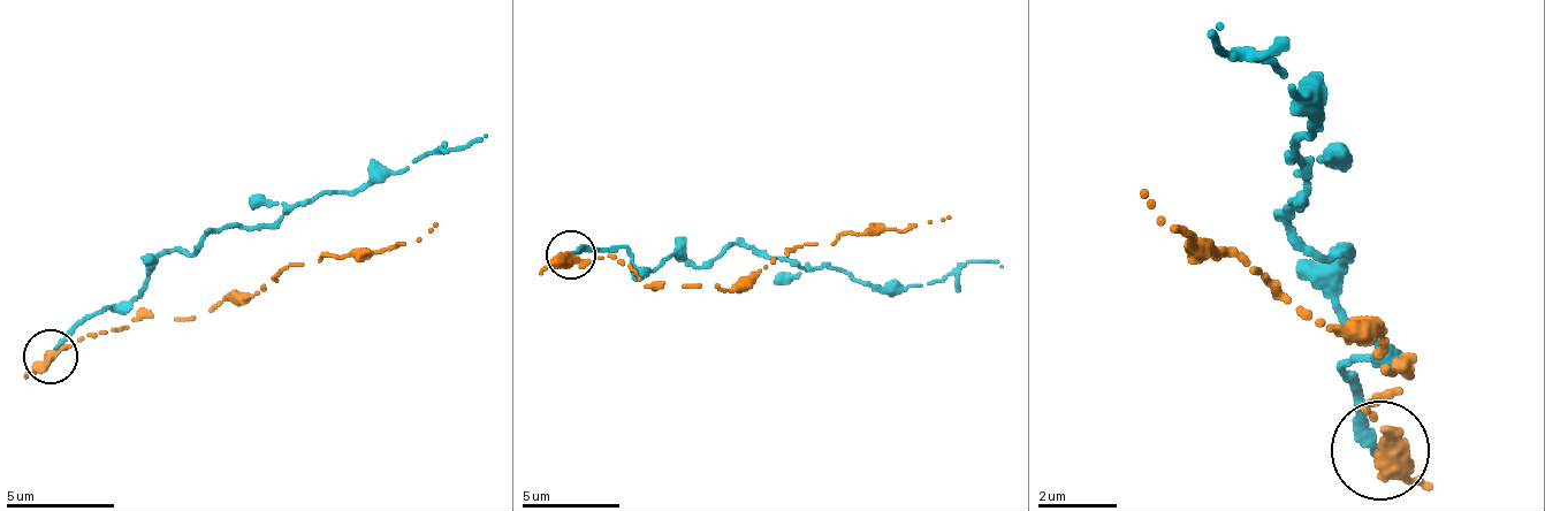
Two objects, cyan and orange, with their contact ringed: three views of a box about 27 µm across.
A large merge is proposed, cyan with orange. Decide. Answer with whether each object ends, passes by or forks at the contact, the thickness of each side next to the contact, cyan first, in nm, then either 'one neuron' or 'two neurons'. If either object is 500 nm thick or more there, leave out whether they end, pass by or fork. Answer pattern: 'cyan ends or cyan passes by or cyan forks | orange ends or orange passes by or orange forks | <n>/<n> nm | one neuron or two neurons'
280/600 nm | two neurons

